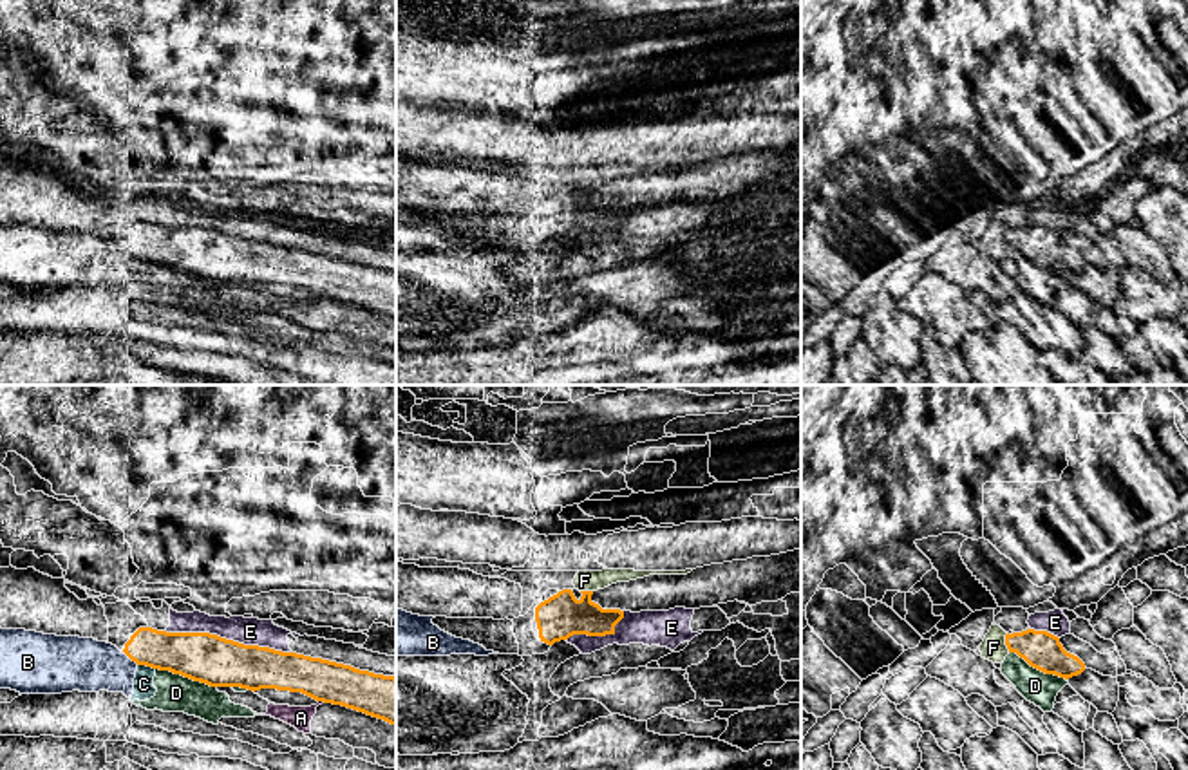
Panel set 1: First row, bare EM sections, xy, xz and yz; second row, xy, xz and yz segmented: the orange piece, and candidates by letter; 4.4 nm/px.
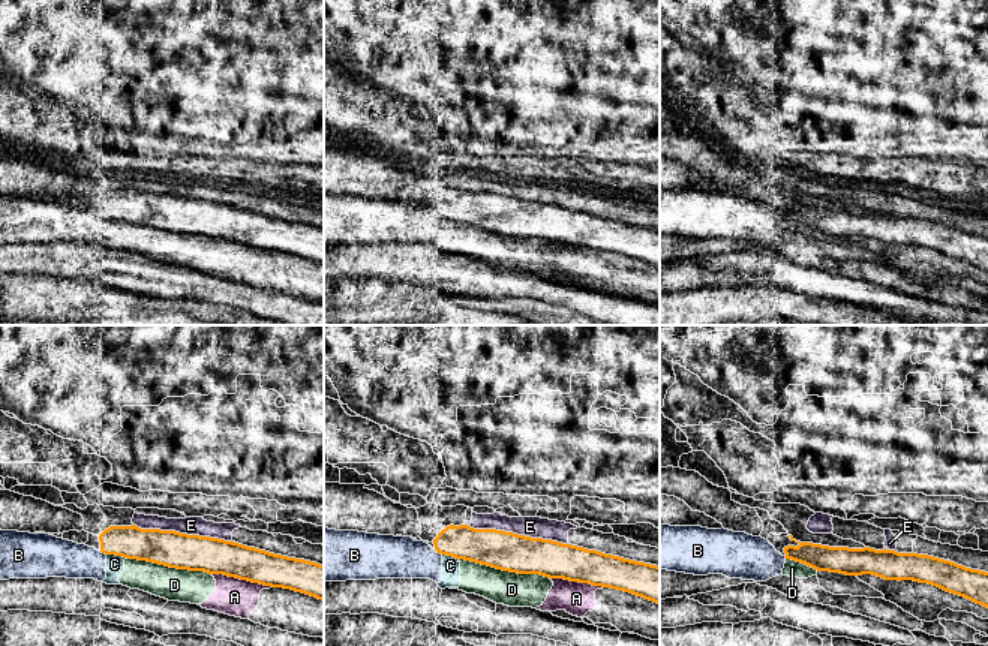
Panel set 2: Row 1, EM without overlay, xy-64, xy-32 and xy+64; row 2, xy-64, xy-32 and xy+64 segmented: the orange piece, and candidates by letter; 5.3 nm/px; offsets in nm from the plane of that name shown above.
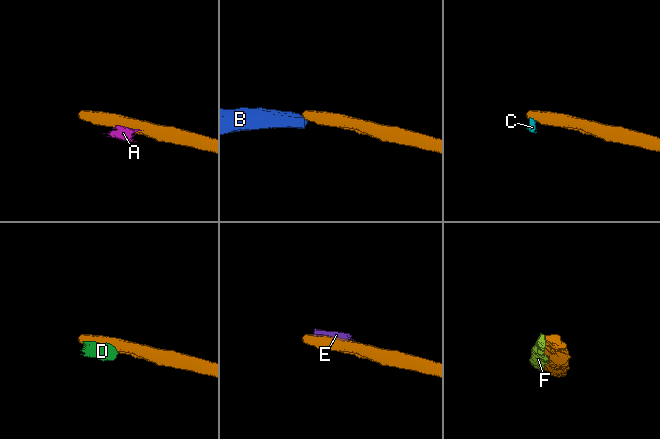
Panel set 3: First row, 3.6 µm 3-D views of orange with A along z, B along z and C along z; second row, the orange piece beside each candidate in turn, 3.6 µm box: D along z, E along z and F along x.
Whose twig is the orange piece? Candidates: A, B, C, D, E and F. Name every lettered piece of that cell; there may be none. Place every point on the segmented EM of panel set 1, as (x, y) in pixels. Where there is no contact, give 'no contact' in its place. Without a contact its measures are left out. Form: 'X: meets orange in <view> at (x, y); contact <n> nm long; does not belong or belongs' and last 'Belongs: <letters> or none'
A: meets orange in xy at (322, 700); contact 30 nm long; does not belong
B: meets orange in xy at (131, 658); contact 90 nm long; belongs
C: meets orange in xy at (147, 666); contact 80 nm long; does not belong
D: meets orange in xy at (187, 676); contact 280 nm long; does not belong
E: meets orange in xy at (228, 640); contact 600 nm long; does not belong
F: meets orange in yz at (1006, 642); contact 90 nm long; does not belong
Belongs: B

